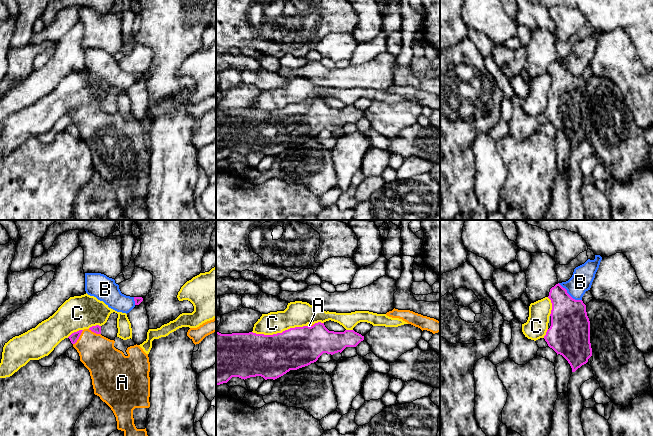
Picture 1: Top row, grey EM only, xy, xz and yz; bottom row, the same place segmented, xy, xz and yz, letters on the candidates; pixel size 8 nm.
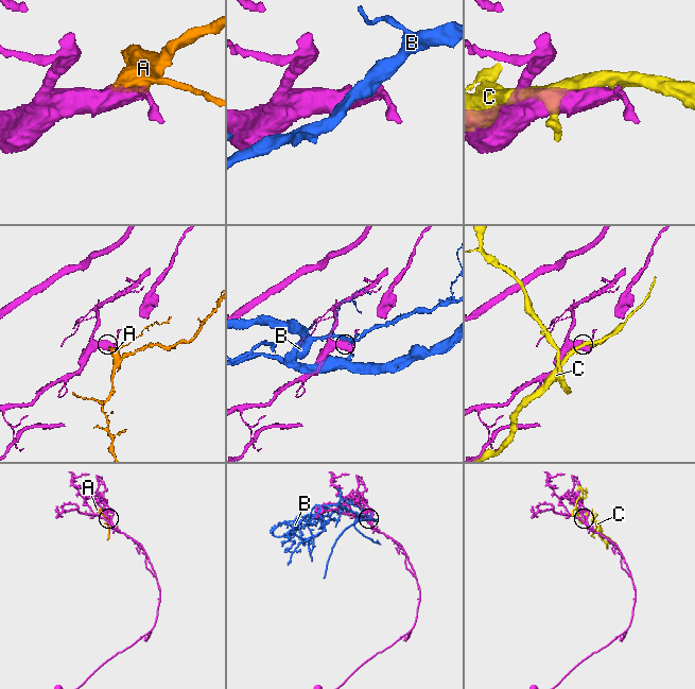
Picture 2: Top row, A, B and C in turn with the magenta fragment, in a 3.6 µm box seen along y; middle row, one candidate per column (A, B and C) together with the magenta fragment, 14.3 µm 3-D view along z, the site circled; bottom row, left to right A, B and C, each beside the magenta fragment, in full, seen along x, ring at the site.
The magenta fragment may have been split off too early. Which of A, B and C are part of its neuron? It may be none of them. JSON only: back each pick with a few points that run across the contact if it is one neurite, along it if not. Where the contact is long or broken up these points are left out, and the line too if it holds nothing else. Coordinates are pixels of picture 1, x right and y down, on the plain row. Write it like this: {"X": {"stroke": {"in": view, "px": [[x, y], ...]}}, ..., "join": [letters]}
{"join": ["A"]}

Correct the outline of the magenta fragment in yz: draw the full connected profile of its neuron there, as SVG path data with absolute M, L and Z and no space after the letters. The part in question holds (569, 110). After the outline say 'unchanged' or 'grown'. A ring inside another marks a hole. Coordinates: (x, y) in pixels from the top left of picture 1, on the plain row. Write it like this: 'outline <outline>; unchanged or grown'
outline M559 59L550 65L548 74L552 79L551 102L544 112L548 122L557 131L562 131L570 140L572 148L588 138L592 132L590 119L590 97L586 88L586 81L582 76L573 75Z; unchanged

